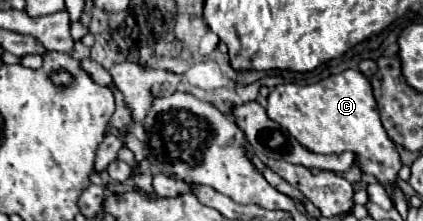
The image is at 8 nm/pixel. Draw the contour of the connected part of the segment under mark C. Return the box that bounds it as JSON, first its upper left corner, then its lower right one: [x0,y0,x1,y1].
[267,70,403,182]

